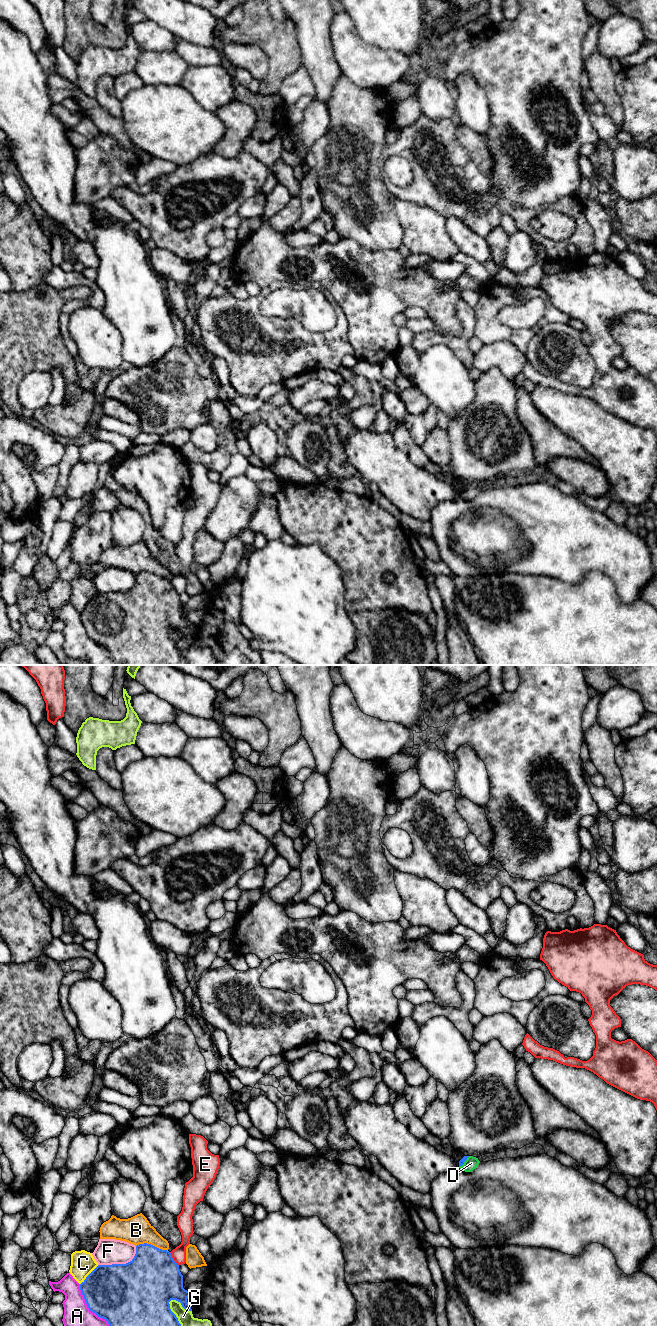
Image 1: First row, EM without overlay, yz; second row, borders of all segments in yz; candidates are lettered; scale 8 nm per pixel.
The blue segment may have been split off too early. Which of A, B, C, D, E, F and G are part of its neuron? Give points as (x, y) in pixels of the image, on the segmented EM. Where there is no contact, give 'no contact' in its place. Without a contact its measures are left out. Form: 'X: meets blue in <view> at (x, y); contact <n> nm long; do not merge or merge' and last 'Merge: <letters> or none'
A: meets blue in yz at (88, 1307); contact 420 nm long; do not merge
B: meets blue in yz at (152, 1245); contact 260 nm long; do not merge
C: meets blue in yz at (88, 1275); contact 220 nm long; do not merge
D: meets blue in yz at (464, 1161); contact 130 nm long; merge
E: meets blue in yz at (172, 1259); contact 130 nm long; do not merge
F: meets blue in yz at (121, 1264); contact 340 nm long; do not merge
G: meets blue in yz at (172, 1312); contact 240 nm long; do not merge
Merge: D

